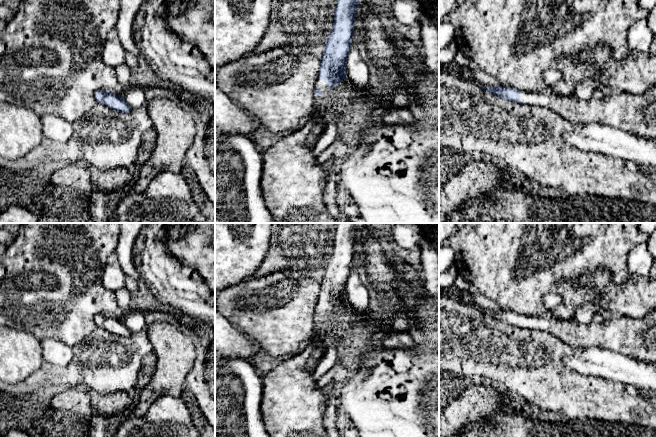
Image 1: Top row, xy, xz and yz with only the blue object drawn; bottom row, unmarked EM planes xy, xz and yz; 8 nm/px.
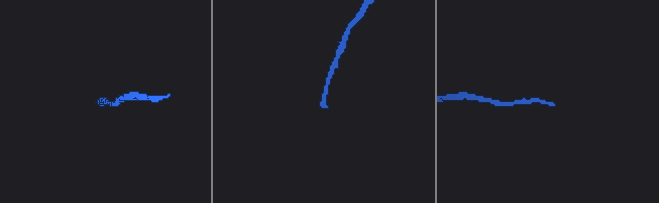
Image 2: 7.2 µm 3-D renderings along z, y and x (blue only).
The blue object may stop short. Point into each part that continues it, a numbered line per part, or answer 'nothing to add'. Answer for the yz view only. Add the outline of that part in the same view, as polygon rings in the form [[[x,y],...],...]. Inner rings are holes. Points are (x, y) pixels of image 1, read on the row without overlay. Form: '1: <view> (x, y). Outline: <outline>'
1: yz (635, 338). Outline: [[[656,310],[639,318],[606,316],[601,323],[584,324],[575,320],[561,320],[551,316],[522,316],[519,322],[525,329],[547,332],[559,338],[571,349],[598,347],[619,352],[631,359],[656,363]]]

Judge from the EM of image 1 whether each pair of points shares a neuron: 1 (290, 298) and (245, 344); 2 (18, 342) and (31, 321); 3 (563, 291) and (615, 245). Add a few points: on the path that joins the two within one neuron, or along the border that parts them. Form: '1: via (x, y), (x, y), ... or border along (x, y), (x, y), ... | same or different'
1: border along (231, 324), (237, 327), (255, 344) | different
2: border along (10, 327), (16, 330), (29, 331), (39, 341) | different
3: via (562, 274), (591, 245), (598, 245) | same

